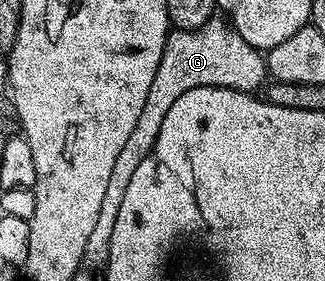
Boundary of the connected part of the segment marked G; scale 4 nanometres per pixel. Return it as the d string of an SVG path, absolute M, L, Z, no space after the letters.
M212 18L194 31L171 30L166 39L164 57L160 59L160 69L156 69L156 77L152 77L152 89L148 89L148 101L144 101L140 121L136 121L136 129L132 129L124 149L120 149L116 156L112 173L108 177L108 190L104 192L104 205L100 205L100 217L96 217L96 229L92 229L92 237L88 237L90 259L94 259L94 263L102 259L102 251L110 251L106 235L112 235L112 229L116 229L116 217L120 217L124 192L128 190L128 184L138 166L144 162L144 157L154 154L160 125L164 125L164 116L168 114L168 109L172 109L172 104L188 89L227 87L233 91L254 93L267 79L265 54L244 41L244 37L225 18Z

